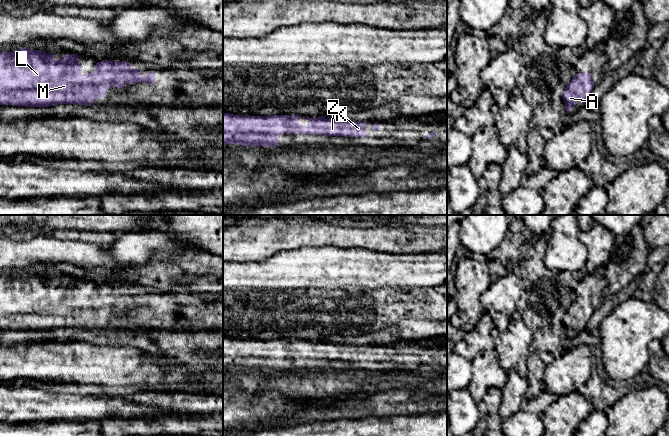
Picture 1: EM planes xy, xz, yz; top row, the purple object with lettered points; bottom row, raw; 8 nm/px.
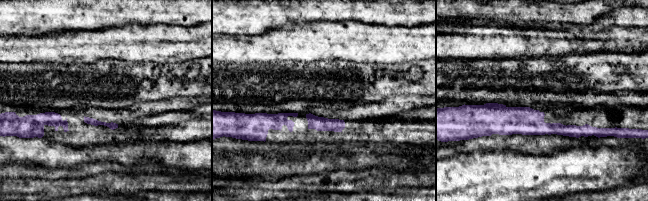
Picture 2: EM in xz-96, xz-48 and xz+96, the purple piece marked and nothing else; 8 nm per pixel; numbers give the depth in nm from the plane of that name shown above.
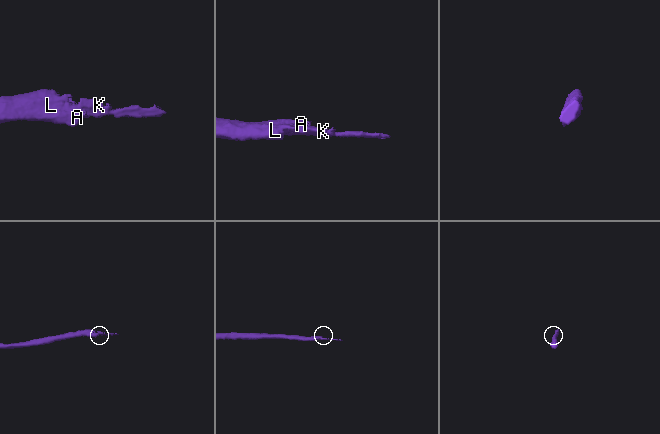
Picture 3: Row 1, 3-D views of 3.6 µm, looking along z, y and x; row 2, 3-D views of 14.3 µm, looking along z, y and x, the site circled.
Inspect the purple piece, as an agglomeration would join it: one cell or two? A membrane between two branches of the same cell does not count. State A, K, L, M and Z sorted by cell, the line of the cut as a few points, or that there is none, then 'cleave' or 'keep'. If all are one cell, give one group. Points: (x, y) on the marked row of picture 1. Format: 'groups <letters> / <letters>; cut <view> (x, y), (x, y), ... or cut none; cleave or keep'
groups A K L M Z; cut none; keep

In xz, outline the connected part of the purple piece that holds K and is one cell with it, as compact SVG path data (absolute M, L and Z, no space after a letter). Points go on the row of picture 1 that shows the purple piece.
M223 113L223 145L226 144L241 144L243 146L266 146L277 148L277 144L279 142L280 134L293 134L295 135L297 132L299 134L314 134L314 135L326 135L326 136L344 136L344 137L367 137L365 132L365 124L366 122L344 122L340 120L327 119L324 116L319 116L317 118L310 118L308 116L304 117L305 119L310 119L306 126L301 125L297 122L297 120L301 116L299 115L270 115L270 116L248 116L248 115L234 115L229 113Z

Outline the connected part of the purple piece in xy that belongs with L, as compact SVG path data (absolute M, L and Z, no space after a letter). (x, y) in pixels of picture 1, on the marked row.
M28 47L20 48L17 52L0 52L0 105L17 105L25 107L49 107L58 104L77 104L91 106L97 98L102 98L110 87L123 88L126 84L146 82L153 85L155 82L154 71L148 71L147 76L142 77L140 70L134 70L130 64L121 61L109 61L108 59L96 63L95 72L82 75L78 54L64 55L56 60L53 54L47 54L41 50L31 50Z

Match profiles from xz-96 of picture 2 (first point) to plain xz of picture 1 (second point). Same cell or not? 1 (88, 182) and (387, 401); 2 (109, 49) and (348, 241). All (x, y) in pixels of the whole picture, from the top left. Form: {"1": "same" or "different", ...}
{"1": "same", "2": "different"}

